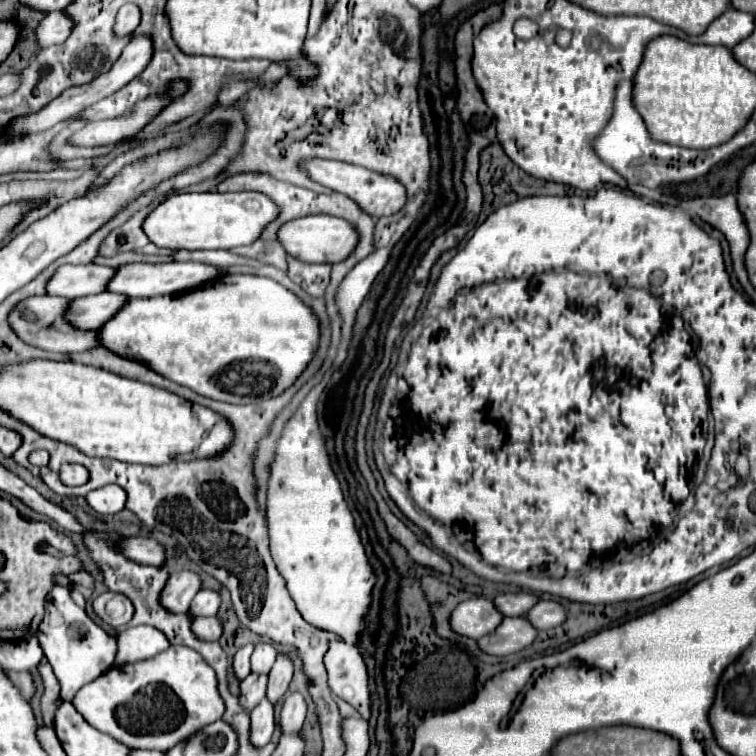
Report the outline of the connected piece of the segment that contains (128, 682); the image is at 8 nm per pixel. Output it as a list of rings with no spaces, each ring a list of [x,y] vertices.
[[[169,646],[153,658],[107,670],[75,694],[73,706],[91,726],[125,746],[161,752],[171,750],[175,742],[183,742],[183,738],[189,738],[195,730],[221,720],[225,710],[217,690],[215,670],[203,662],[199,652],[187,646]]]

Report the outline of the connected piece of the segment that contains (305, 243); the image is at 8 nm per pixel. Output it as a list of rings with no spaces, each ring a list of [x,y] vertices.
[[[305,216],[293,222],[287,222],[279,230],[279,242],[287,250],[287,254],[303,260],[303,262],[315,262],[315,264],[337,264],[347,260],[355,246],[359,244],[359,232],[351,222],[337,216]]]

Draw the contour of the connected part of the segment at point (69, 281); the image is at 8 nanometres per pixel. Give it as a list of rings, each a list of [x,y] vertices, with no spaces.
[[[85,264],[85,266],[59,266],[55,276],[47,284],[47,292],[51,296],[63,296],[75,300],[79,296],[101,294],[107,292],[107,282],[115,276],[115,268],[99,266],[99,264]]]

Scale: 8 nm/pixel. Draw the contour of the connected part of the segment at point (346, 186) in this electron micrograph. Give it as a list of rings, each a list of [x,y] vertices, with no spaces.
[[[315,158],[311,162],[305,162],[303,166],[307,168],[311,180],[315,180],[315,182],[319,182],[319,184],[335,190],[335,192],[341,192],[341,194],[349,196],[369,216],[377,216],[377,218],[391,216],[391,214],[403,210],[403,206],[407,204],[407,190],[405,190],[405,186],[397,178],[391,178],[391,176],[367,170],[363,166],[339,162],[339,160],[321,160],[321,158]]]

